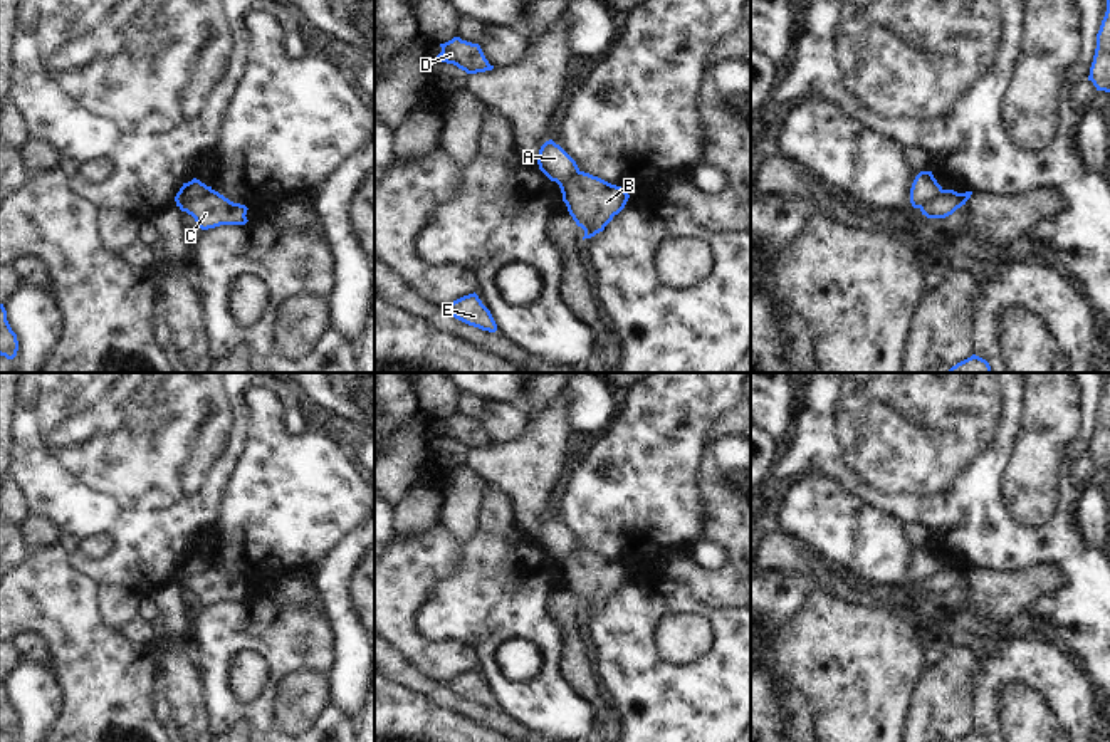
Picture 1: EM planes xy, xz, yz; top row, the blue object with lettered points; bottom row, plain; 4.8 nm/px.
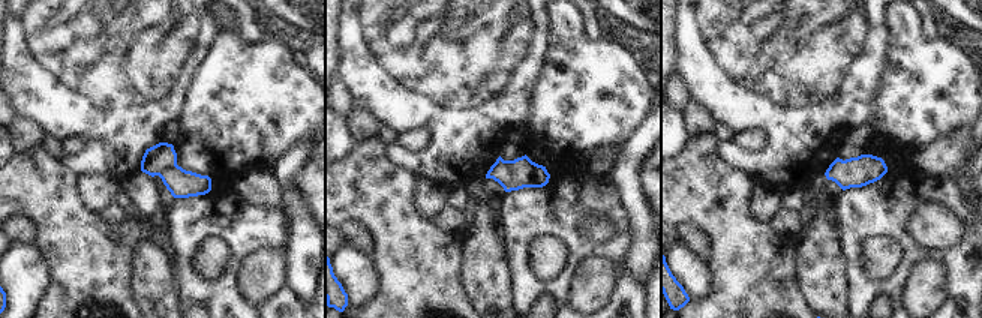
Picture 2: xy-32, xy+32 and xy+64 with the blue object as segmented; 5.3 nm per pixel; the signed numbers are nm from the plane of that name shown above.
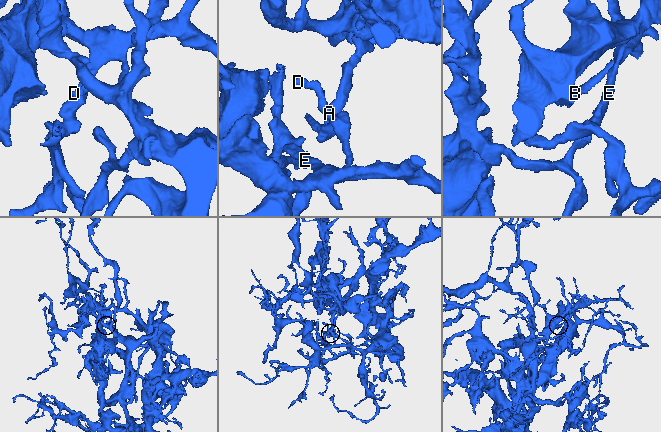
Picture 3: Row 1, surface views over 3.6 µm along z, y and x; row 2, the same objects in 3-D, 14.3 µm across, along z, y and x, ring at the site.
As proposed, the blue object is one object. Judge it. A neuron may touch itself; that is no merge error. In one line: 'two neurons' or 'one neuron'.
two neurons

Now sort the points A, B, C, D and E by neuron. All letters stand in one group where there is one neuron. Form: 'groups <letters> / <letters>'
groups A D / B C E

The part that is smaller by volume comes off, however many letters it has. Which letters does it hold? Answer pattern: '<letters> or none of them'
A, D

